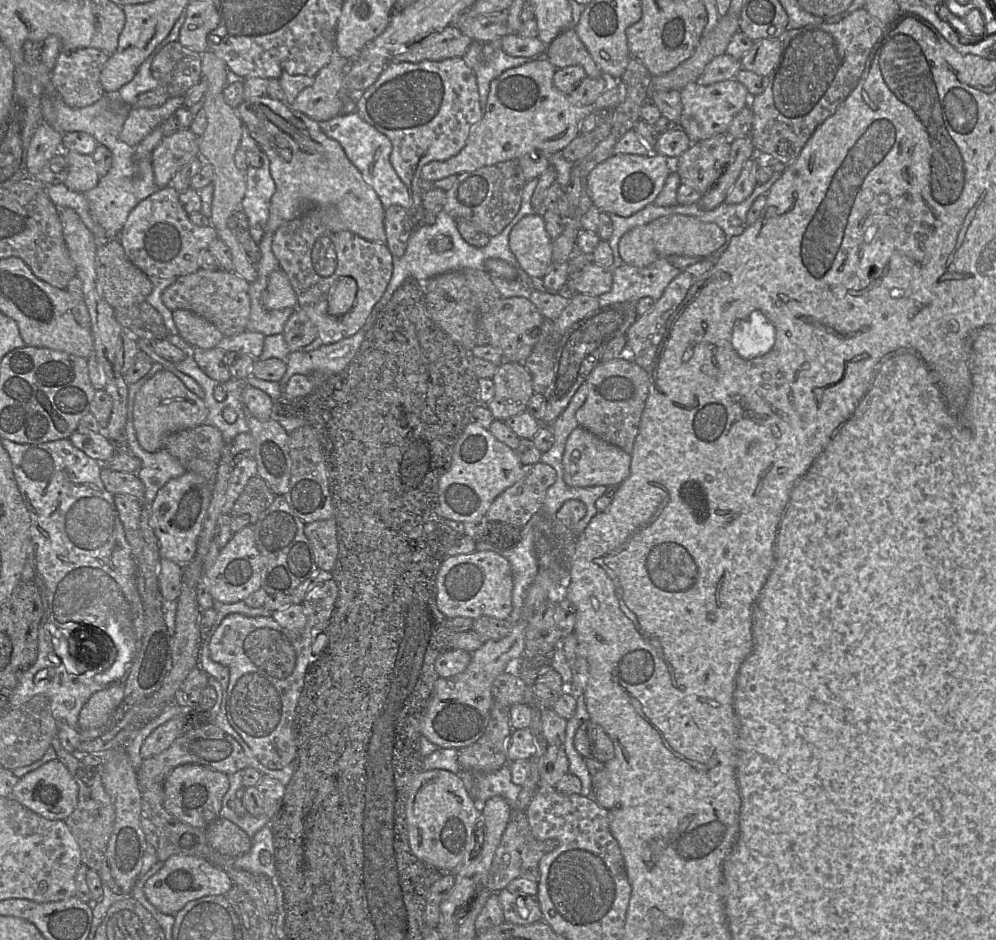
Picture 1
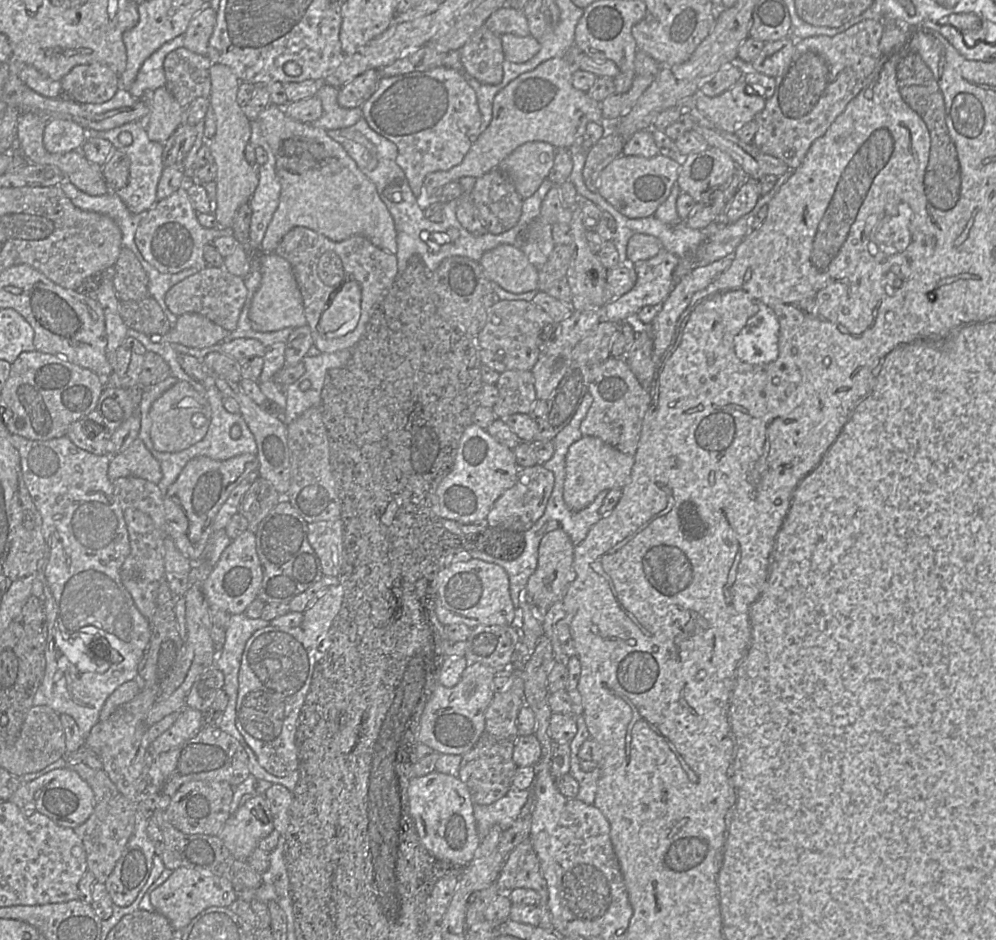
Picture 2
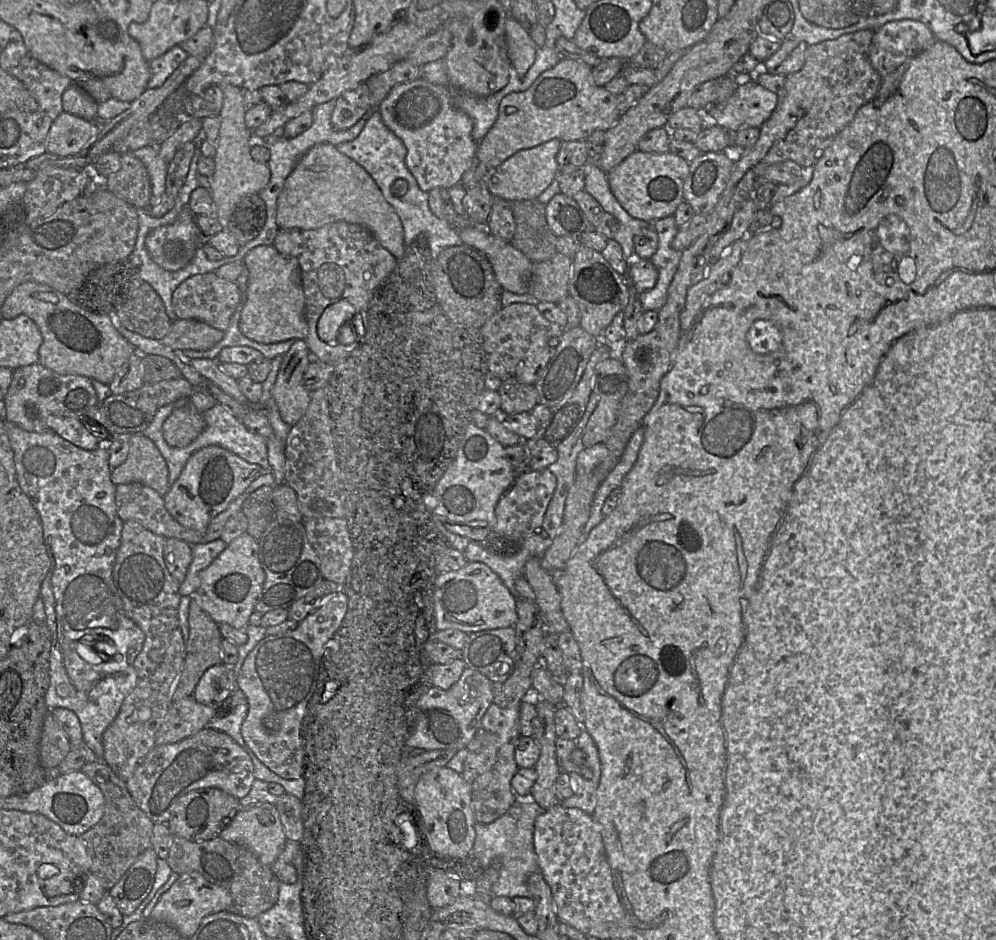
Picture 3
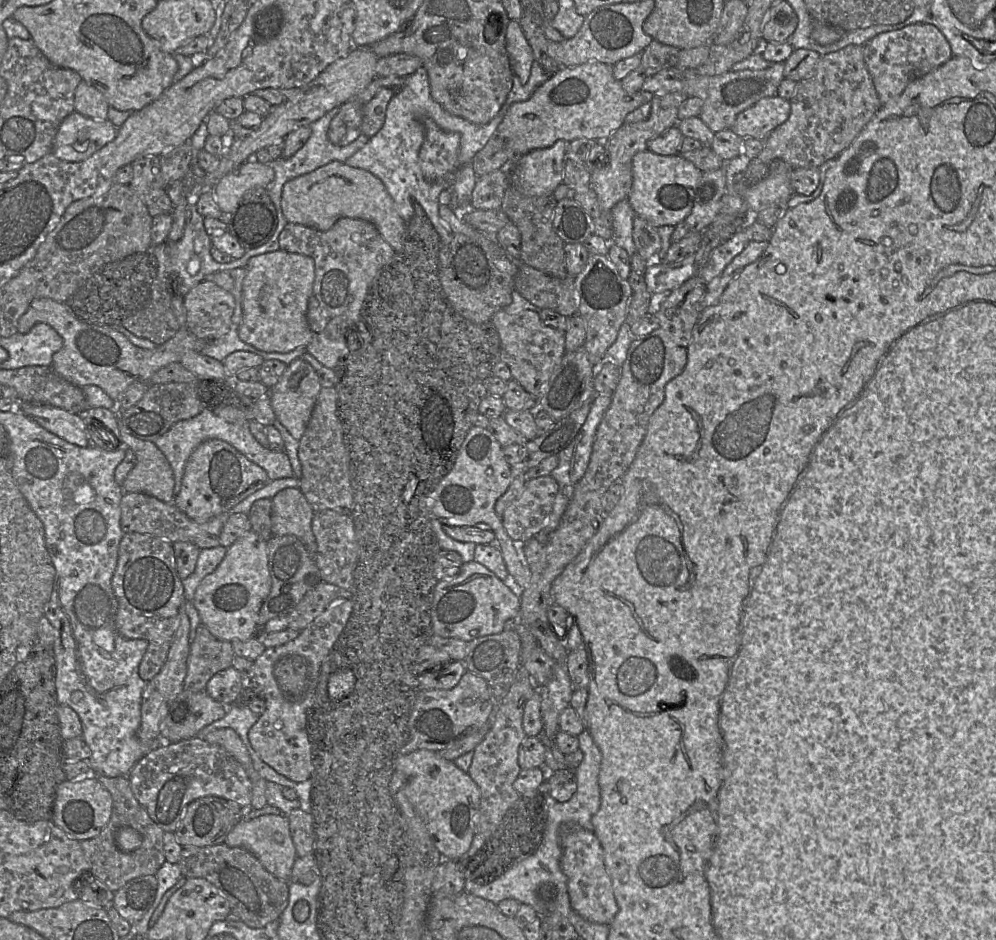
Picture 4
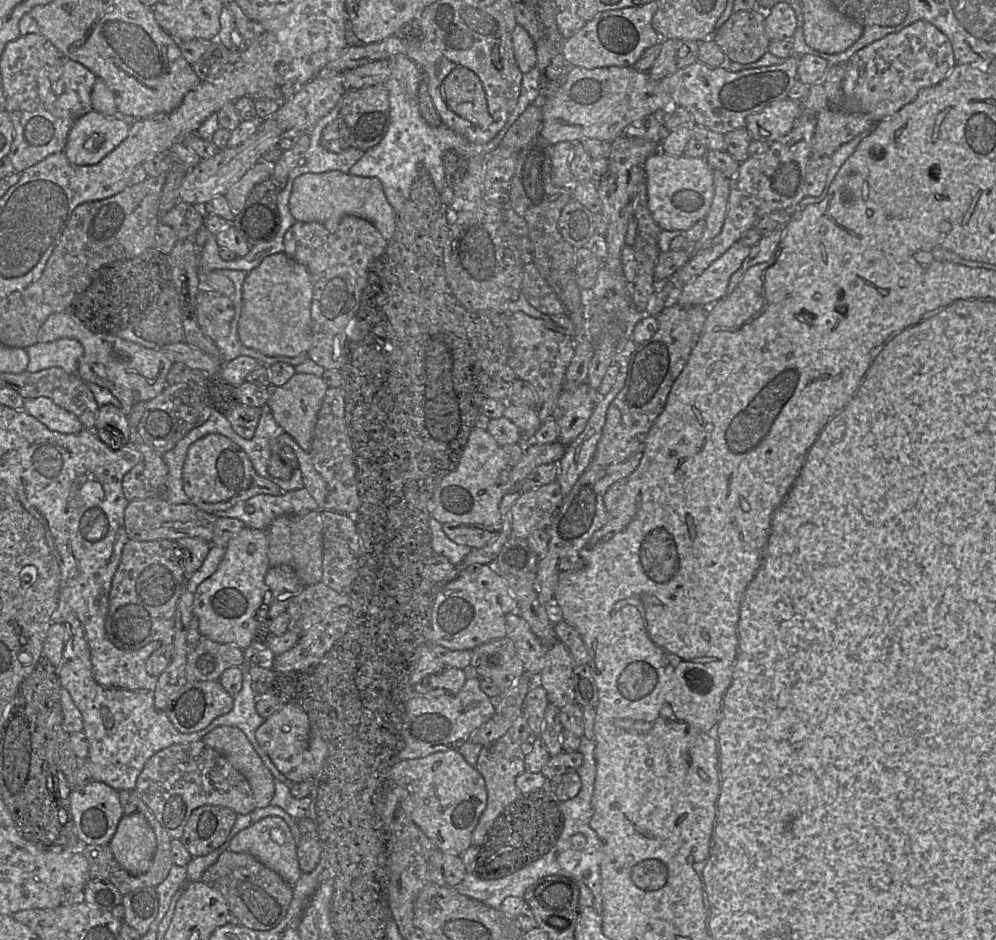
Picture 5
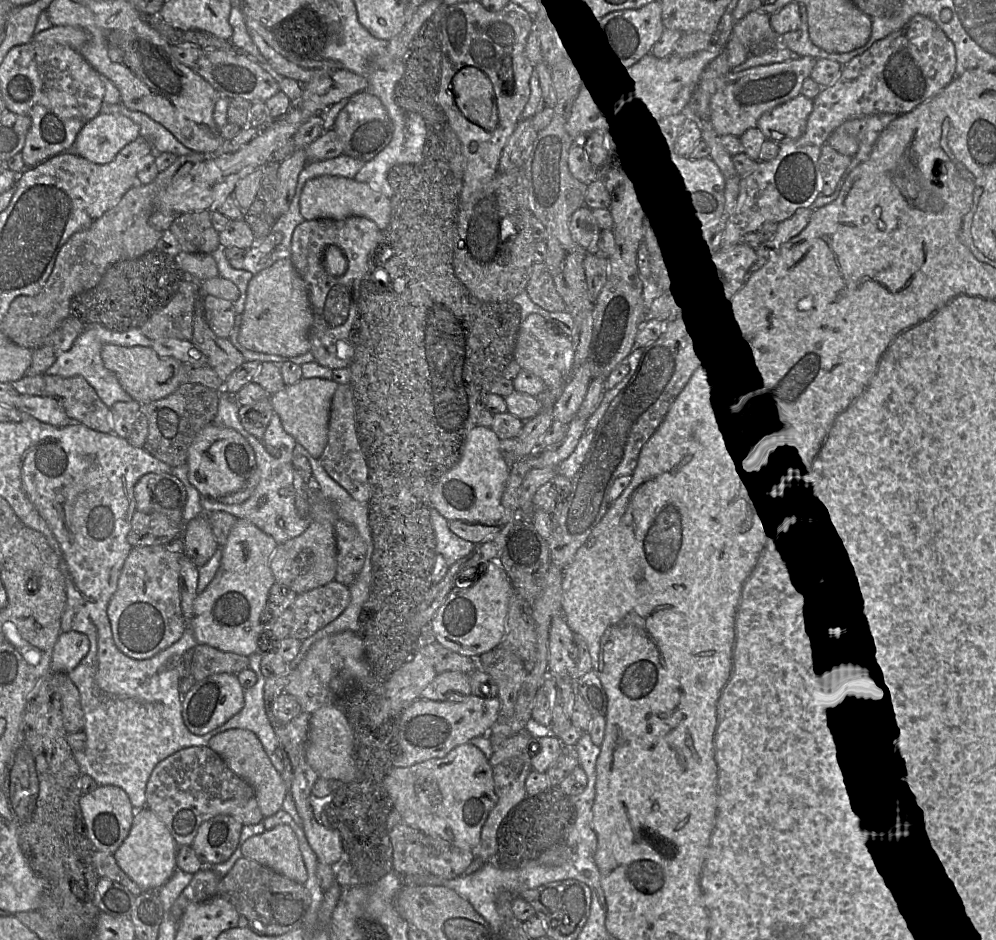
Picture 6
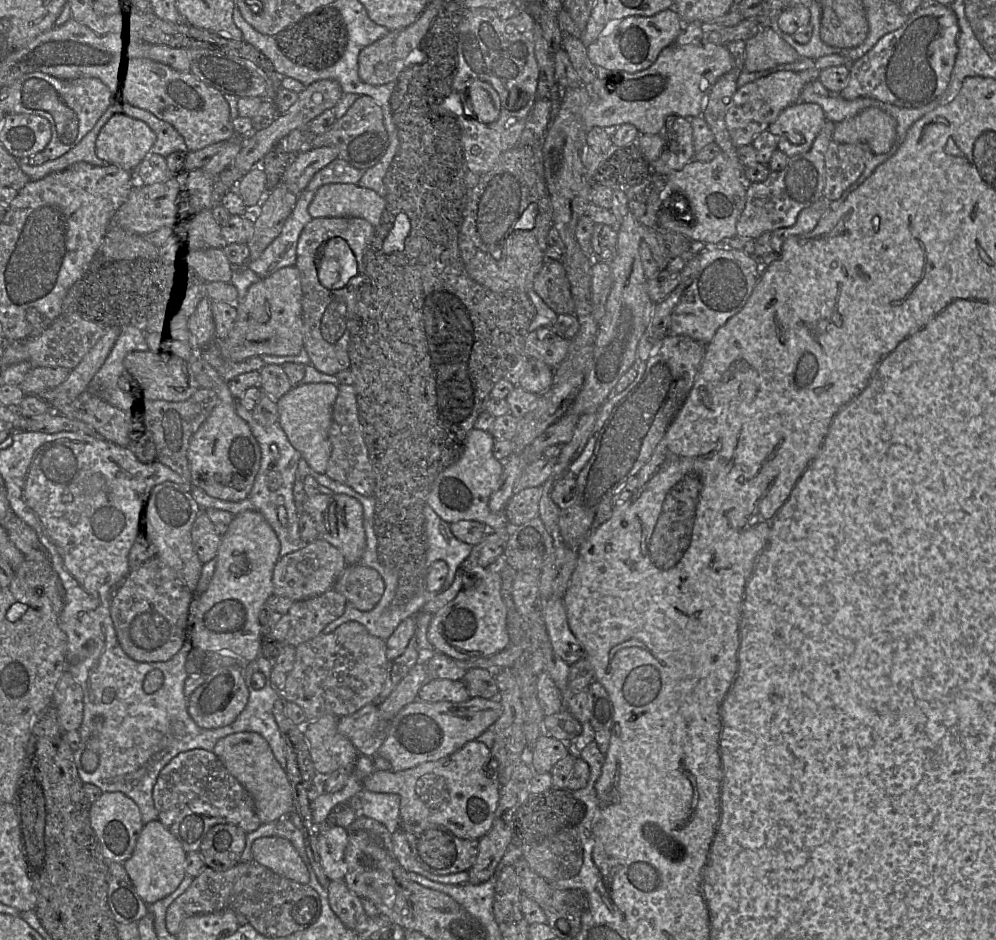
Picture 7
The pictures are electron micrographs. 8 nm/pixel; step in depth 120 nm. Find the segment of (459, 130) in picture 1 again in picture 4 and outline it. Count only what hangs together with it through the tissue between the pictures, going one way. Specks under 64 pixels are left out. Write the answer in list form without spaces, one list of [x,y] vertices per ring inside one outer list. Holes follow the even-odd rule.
[[[425,120],[425,136],[419,151],[419,163],[426,180],[451,177],[459,168],[460,135],[445,131],[432,120]]]

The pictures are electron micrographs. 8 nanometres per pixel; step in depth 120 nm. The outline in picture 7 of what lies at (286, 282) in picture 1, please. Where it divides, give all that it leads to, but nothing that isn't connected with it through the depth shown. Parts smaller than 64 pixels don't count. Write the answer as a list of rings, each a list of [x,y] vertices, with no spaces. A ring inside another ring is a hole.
[[[296,266],[281,268],[266,278],[252,284],[242,302],[237,304],[237,317],[229,335],[219,341],[224,358],[231,362],[241,362],[251,357],[263,355],[298,355],[303,347],[302,288],[301,274]]]

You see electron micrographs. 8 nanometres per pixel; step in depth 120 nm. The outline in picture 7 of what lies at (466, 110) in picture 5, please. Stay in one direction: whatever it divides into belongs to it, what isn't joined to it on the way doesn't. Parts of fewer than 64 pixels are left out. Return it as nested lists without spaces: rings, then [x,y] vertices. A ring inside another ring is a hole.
[[[473,81],[467,89],[466,99],[470,102],[475,119],[489,124],[500,114],[500,100],[494,88],[483,81]]]

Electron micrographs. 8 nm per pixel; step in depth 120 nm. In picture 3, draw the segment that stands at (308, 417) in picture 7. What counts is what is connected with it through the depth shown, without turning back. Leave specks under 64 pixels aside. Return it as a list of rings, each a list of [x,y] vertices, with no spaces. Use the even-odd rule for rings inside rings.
[[[298,339],[283,357],[272,397],[283,421],[294,426],[306,413],[311,393],[303,381],[304,373],[311,363],[310,350],[304,339]]]

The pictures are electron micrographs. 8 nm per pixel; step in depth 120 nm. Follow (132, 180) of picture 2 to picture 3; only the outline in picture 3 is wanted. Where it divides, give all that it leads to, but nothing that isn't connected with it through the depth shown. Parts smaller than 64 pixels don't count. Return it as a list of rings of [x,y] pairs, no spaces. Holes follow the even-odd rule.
[[[148,145],[132,152],[147,169],[151,183],[150,206],[158,205],[166,192],[166,176],[168,163],[160,155],[160,145]]]

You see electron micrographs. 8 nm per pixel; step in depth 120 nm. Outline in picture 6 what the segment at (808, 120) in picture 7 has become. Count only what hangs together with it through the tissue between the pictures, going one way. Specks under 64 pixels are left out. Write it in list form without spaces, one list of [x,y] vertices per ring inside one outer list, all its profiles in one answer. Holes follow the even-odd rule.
[[[798,95],[763,114],[757,121],[766,140],[777,144],[792,142],[805,132],[807,119],[813,110],[813,100]]]

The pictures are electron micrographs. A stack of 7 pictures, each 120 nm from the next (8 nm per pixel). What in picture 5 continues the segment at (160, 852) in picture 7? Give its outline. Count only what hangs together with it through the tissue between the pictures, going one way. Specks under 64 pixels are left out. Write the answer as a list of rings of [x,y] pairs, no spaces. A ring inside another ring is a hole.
[[[136,812],[123,816],[109,845],[124,869],[142,874],[152,865],[157,839],[146,817]]]

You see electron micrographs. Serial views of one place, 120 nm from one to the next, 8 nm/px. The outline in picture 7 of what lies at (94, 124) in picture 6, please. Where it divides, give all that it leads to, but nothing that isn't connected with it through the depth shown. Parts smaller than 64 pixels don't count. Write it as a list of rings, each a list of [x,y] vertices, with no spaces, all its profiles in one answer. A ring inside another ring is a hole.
[[[116,113],[111,116],[101,128],[95,143],[96,155],[107,162],[135,173],[138,165],[151,153],[156,140],[156,134],[143,121],[125,113]]]

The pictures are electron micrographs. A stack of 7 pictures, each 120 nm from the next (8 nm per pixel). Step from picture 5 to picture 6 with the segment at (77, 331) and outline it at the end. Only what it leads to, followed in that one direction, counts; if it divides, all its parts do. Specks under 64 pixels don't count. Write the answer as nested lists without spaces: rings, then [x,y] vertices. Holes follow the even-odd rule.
[[[105,344],[101,349],[101,358],[105,368],[115,374],[123,390],[141,405],[165,398],[181,385],[181,363],[172,357],[160,356],[151,347]]]

